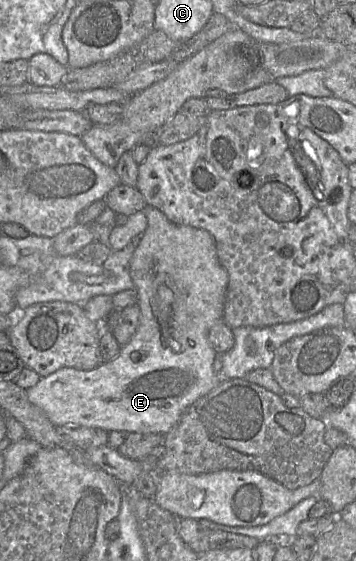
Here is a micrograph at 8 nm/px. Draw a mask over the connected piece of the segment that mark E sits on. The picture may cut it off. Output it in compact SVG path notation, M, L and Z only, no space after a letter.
M145 205L144 213L147 216L148 225L143 234L136 239L137 246L130 260L130 276L137 291L137 304L140 308L140 317L137 330L128 344L121 346L119 355L108 363L100 364L92 370L77 370L74 368L61 368L47 377L40 377L40 381L26 390L29 401L44 411L50 422L55 427L60 426L84 426L89 428L101 428L106 432L121 431L129 433L151 434L158 433L165 435L179 422L182 414L196 400L207 395L222 380L214 372L213 363L216 352L208 341L210 328L223 321L224 304L228 286L228 272L221 265L216 244L213 236L204 229L179 225L170 221L161 211L155 207Z

